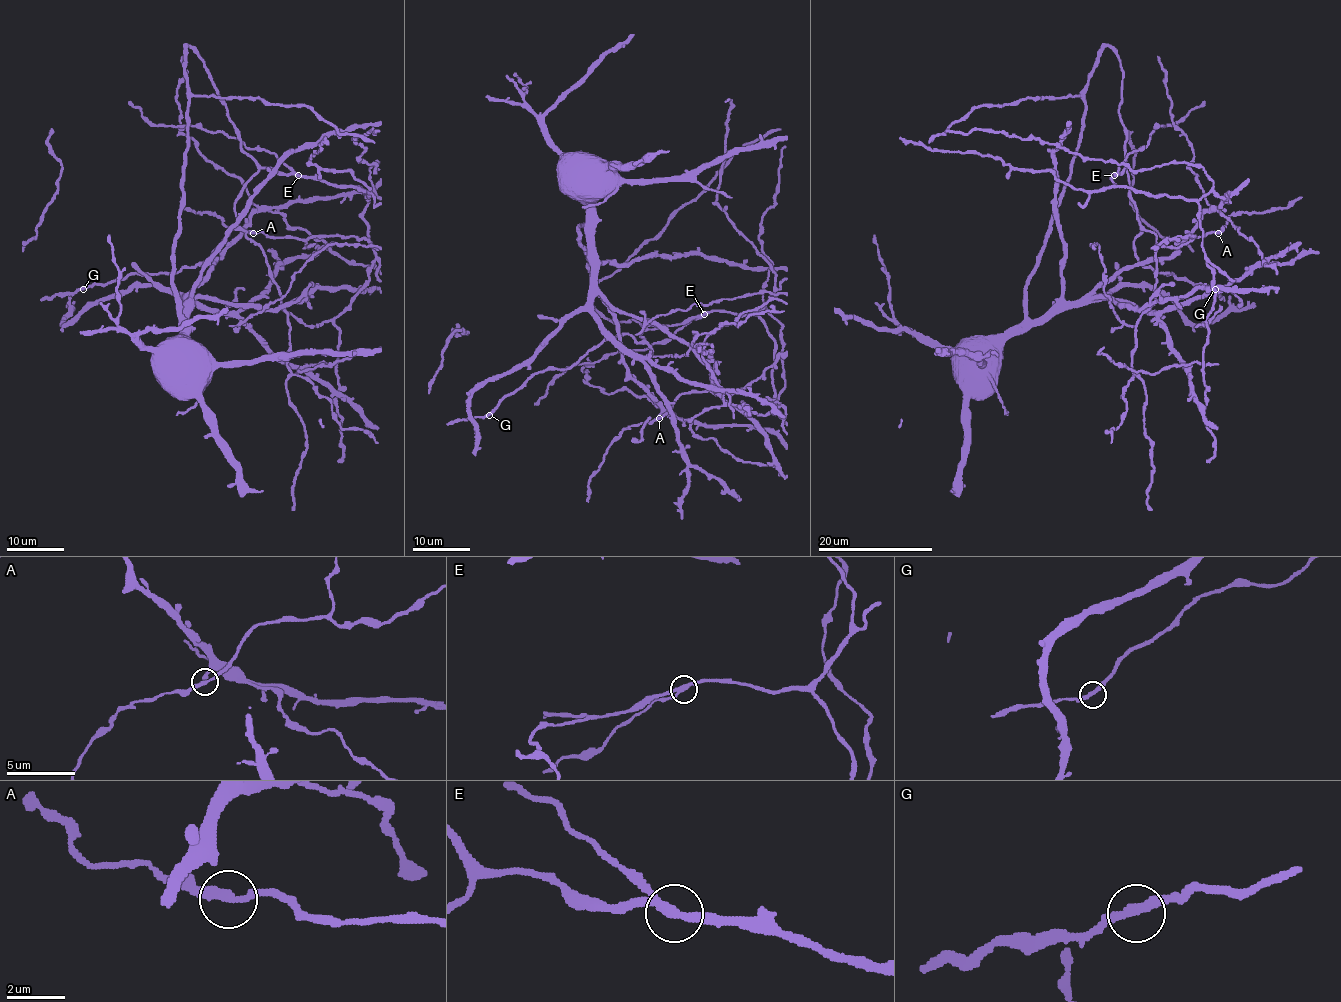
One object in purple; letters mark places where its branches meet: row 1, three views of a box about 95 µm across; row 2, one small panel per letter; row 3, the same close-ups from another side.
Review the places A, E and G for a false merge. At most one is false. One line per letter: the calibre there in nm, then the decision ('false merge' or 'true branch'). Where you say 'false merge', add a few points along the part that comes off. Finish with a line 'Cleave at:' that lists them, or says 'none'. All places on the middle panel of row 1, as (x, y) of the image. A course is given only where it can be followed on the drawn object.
A: 280 nm | true branch
E: 280 nm | false merge | (705, 315), (692, 319), (669, 339), (655, 342), (648, 349), (613, 352), (592, 363), (569, 366), (535, 405)
G: 280 nm | true branch
Cleave at: E

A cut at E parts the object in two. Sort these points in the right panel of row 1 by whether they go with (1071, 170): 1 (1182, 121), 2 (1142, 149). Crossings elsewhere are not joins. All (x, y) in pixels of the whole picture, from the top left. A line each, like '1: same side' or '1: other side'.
1: other side
2: other side

